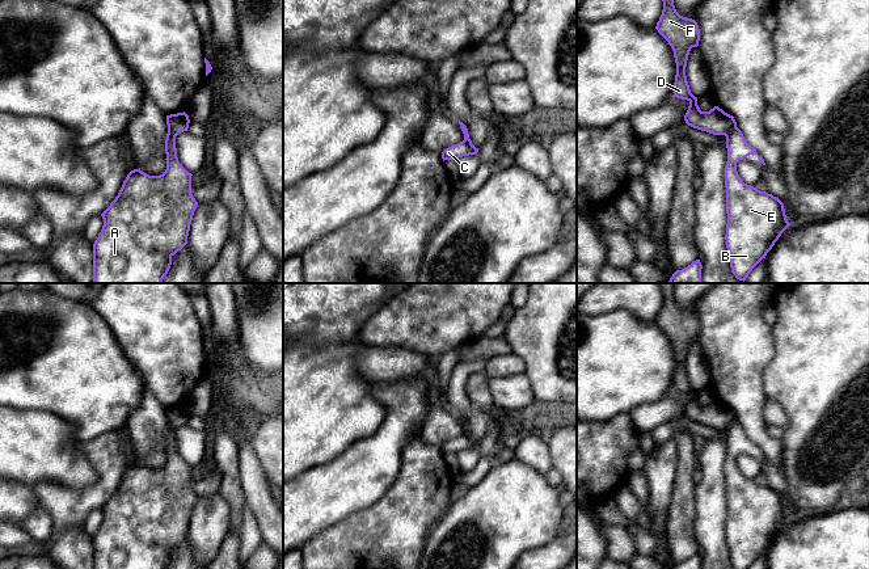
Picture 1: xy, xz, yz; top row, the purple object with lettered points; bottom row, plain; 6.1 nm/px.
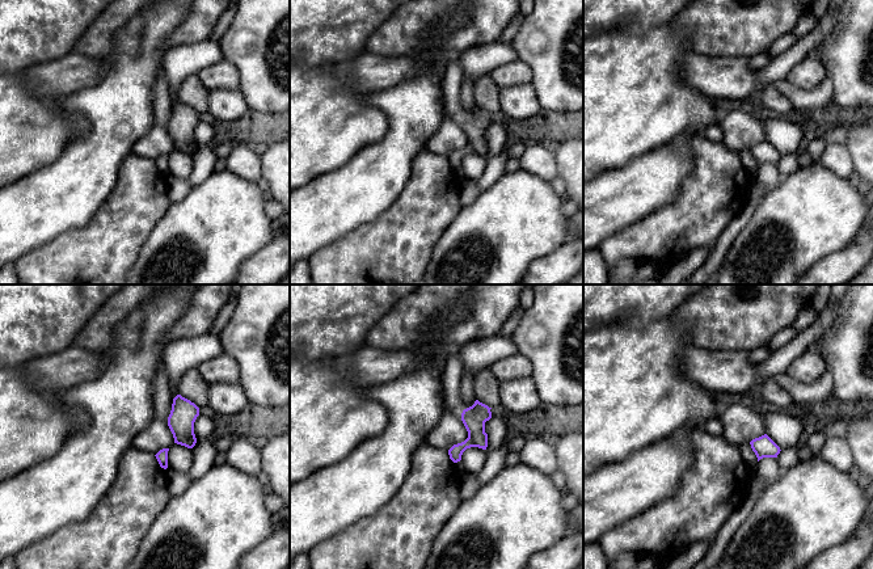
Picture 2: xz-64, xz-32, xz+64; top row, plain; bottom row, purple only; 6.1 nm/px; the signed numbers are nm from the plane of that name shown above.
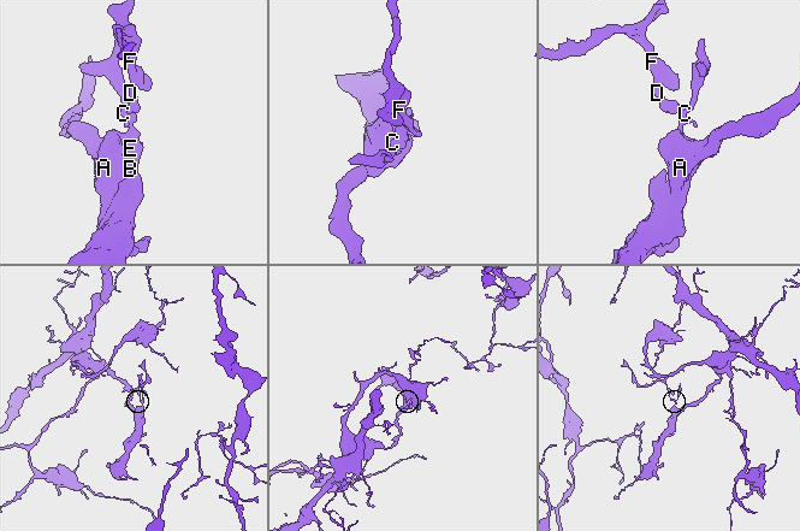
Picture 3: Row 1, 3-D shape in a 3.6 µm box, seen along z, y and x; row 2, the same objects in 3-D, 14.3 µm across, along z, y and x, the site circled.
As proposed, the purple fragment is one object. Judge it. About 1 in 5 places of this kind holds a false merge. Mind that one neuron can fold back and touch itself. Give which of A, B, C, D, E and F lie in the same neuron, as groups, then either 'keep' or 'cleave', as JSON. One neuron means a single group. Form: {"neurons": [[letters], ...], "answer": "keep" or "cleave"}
{"neurons": [["A", "B", "C", "E"], ["D", "F"]], "answer": "cleave"}

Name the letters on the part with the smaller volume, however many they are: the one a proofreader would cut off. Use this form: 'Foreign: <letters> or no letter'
Foreign: D, F

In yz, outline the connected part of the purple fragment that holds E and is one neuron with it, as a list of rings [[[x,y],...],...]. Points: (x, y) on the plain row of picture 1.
[[[735,421],[726,429],[726,541],[734,569],[748,569],[790,519],[784,497],[742,475],[737,456],[758,447]]]

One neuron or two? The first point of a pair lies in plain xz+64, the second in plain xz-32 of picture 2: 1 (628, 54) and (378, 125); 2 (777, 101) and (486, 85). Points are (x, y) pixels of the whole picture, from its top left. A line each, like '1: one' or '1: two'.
1: one
2: one

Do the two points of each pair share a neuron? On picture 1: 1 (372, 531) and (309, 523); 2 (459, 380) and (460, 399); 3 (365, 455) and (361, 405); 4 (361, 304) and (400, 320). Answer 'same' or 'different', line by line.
1: different
2: same
3: different
4: different

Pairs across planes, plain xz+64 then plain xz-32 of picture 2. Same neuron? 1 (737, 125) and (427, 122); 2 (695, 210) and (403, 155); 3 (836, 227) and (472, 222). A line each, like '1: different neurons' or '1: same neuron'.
1: different neurons
2: different neurons
3: same neuron

